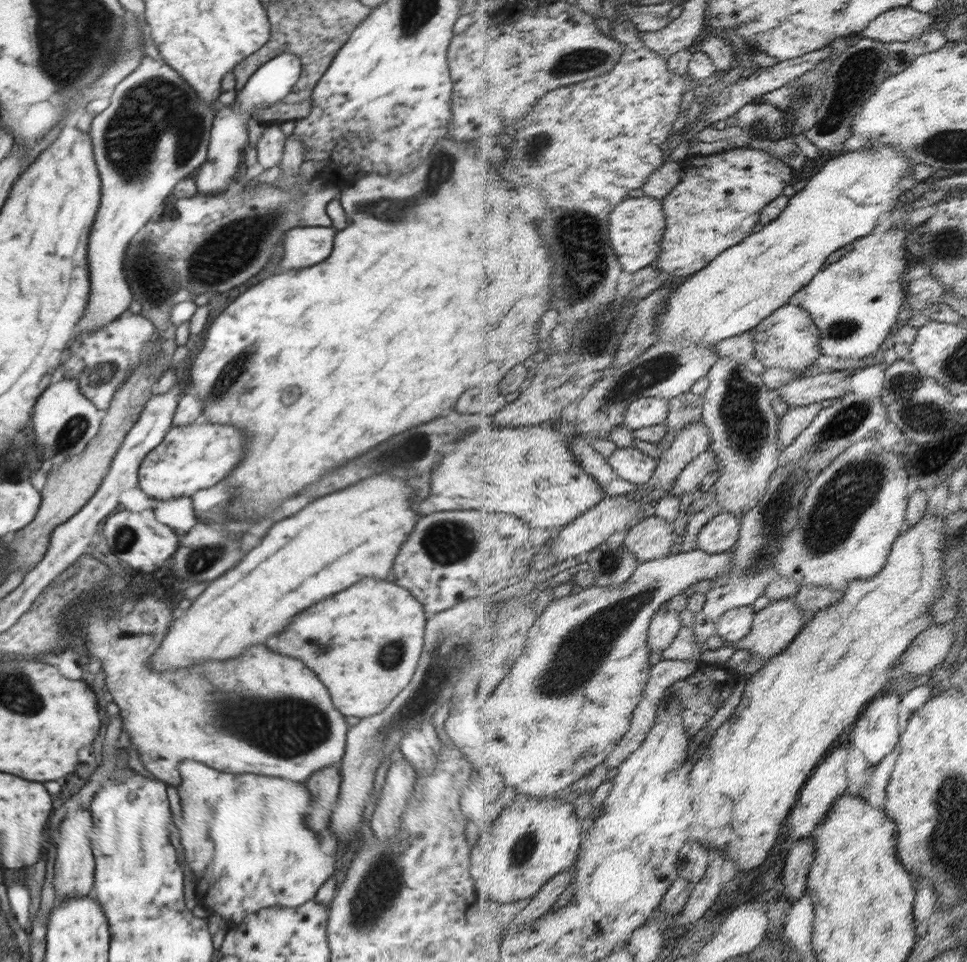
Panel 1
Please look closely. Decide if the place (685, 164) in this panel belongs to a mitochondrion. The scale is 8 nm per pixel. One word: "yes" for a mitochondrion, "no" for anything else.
no

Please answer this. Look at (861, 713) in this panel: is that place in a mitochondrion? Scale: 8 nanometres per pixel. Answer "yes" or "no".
no

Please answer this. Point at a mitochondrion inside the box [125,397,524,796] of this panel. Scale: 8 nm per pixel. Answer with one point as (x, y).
(289, 727)

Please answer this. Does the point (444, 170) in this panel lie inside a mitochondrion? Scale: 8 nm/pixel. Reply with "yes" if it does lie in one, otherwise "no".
yes

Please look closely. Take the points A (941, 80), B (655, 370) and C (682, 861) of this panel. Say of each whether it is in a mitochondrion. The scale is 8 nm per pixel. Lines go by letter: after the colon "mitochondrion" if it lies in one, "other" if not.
A: other
B: mitochondrion
C: other

